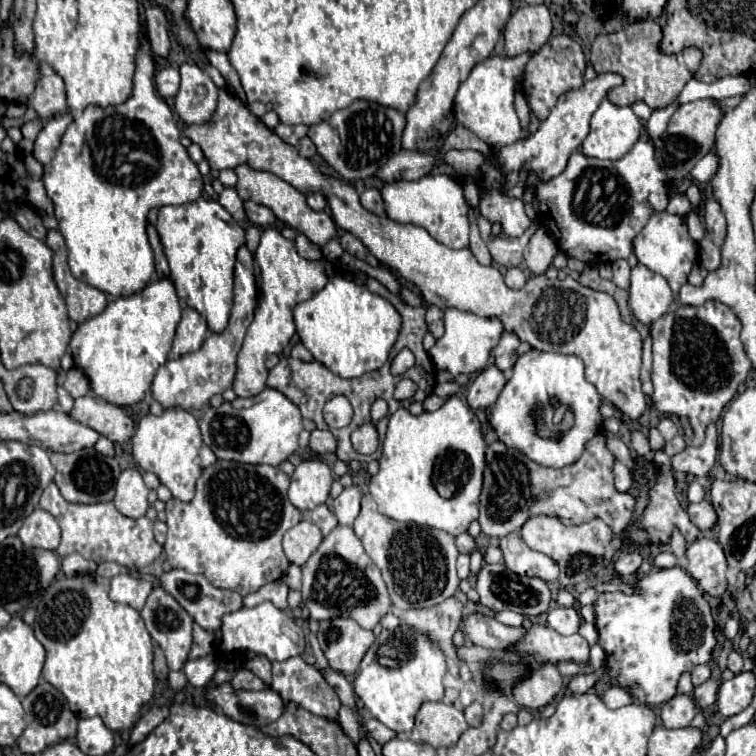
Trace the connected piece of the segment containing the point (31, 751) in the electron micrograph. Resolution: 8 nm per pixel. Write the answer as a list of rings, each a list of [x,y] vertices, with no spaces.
[[[40,679],[40,683],[36,685],[34,691],[30,691],[24,699],[22,699],[24,711],[26,711],[26,731],[22,733],[22,737],[18,739],[18,747],[22,753],[26,755],[38,755],[42,753],[48,745],[60,743],[64,739],[72,739],[76,737],[76,725],[78,725],[78,717],[70,711],[68,701],[64,699],[64,695],[52,687],[50,683],[46,683],[44,679]]]

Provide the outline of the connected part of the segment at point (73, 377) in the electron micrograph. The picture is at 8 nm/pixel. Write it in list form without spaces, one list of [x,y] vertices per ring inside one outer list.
[[[72,367],[72,369],[66,373],[64,389],[66,389],[74,399],[78,399],[78,397],[88,395],[90,383],[88,383],[88,379],[86,379],[86,375],[84,375],[82,371],[78,371],[76,367]]]

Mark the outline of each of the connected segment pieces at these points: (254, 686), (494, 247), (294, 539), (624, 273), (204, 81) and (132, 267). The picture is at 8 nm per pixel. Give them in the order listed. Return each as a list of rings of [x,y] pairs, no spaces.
[[[240,669],[240,671],[234,675],[234,679],[232,679],[232,687],[250,689],[250,691],[258,691],[258,689],[266,689],[268,685],[266,685],[266,683],[264,683],[260,677],[252,675],[250,671],[246,671],[246,669]]]
[[[533,222],[528,231],[520,237],[502,237],[502,235],[492,237],[488,241],[488,251],[494,259],[494,263],[504,265],[504,267],[518,267],[522,263],[522,251],[526,247],[526,243],[529,243],[530,237],[539,226],[539,222]]]
[[[304,519],[296,527],[286,531],[286,535],[284,535],[284,553],[286,553],[290,563],[302,567],[308,561],[308,557],[316,551],[320,541],[322,541],[320,529],[312,521]]]
[[[618,259],[612,263],[612,281],[620,287],[620,289],[628,289],[630,287],[630,265],[626,259]]]
[[[184,63],[180,75],[182,83],[176,95],[176,113],[186,125],[204,125],[216,111],[218,87],[198,65]]]
[[[142,41],[140,53],[138,53],[138,61],[136,61],[136,75],[134,75],[134,91],[132,97],[120,105],[108,105],[108,107],[98,107],[98,105],[88,105],[66,129],[66,133],[62,135],[62,143],[54,155],[54,159],[44,165],[44,175],[42,175],[42,183],[46,187],[46,195],[50,197],[52,205],[54,205],[54,217],[58,221],[58,229],[66,239],[66,247],[68,247],[68,265],[70,271],[76,279],[112,295],[112,297],[120,297],[120,295],[134,295],[136,291],[142,291],[148,283],[148,279],[154,273],[154,253],[152,247],[148,243],[148,235],[146,235],[146,217],[148,211],[154,205],[184,205],[184,203],[192,203],[200,197],[202,193],[202,175],[198,171],[198,165],[188,157],[186,147],[180,143],[180,129],[176,125],[176,119],[170,111],[170,107],[166,105],[166,101],[156,93],[154,85],[152,85],[152,75],[154,75],[154,61],[150,57],[150,45],[146,41]]]

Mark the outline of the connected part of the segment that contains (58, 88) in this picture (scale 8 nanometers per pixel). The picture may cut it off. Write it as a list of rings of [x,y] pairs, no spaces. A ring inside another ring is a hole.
[[[54,71],[42,73],[42,77],[36,85],[36,91],[30,97],[30,107],[38,113],[40,119],[50,119],[50,117],[62,115],[68,109],[62,77],[56,75]]]

